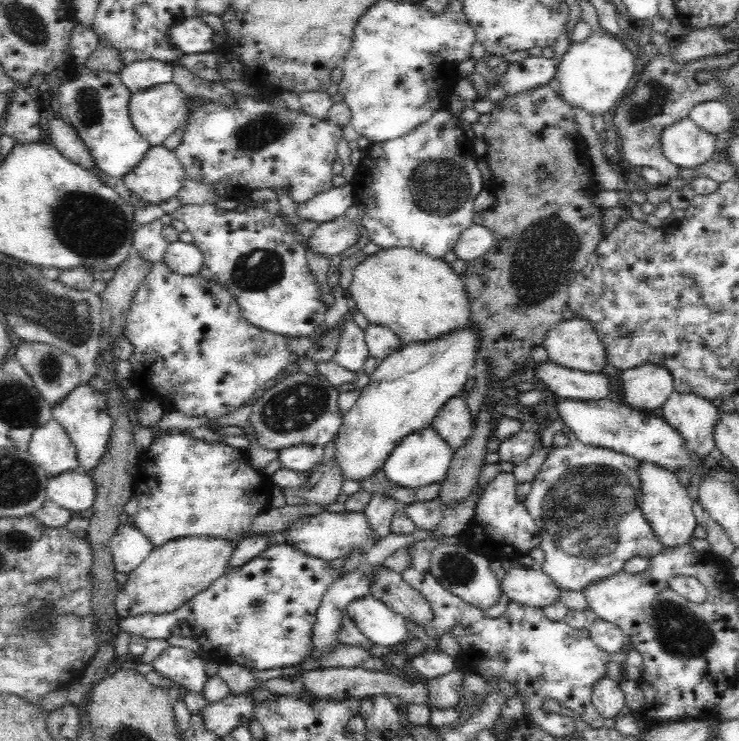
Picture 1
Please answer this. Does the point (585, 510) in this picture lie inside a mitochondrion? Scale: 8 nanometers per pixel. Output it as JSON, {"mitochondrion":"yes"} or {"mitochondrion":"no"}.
{"mitochondrion":"yes"}

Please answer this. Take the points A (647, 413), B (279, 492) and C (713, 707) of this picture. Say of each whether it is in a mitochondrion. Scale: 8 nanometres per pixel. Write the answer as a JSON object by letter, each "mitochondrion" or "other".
{"A":"other","B":"other","C":"other"}

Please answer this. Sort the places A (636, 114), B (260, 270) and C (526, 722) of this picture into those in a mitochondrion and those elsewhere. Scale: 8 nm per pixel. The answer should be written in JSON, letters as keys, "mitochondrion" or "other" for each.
{"A":"mitochondrion","B":"mitochondrion","C":"other"}

